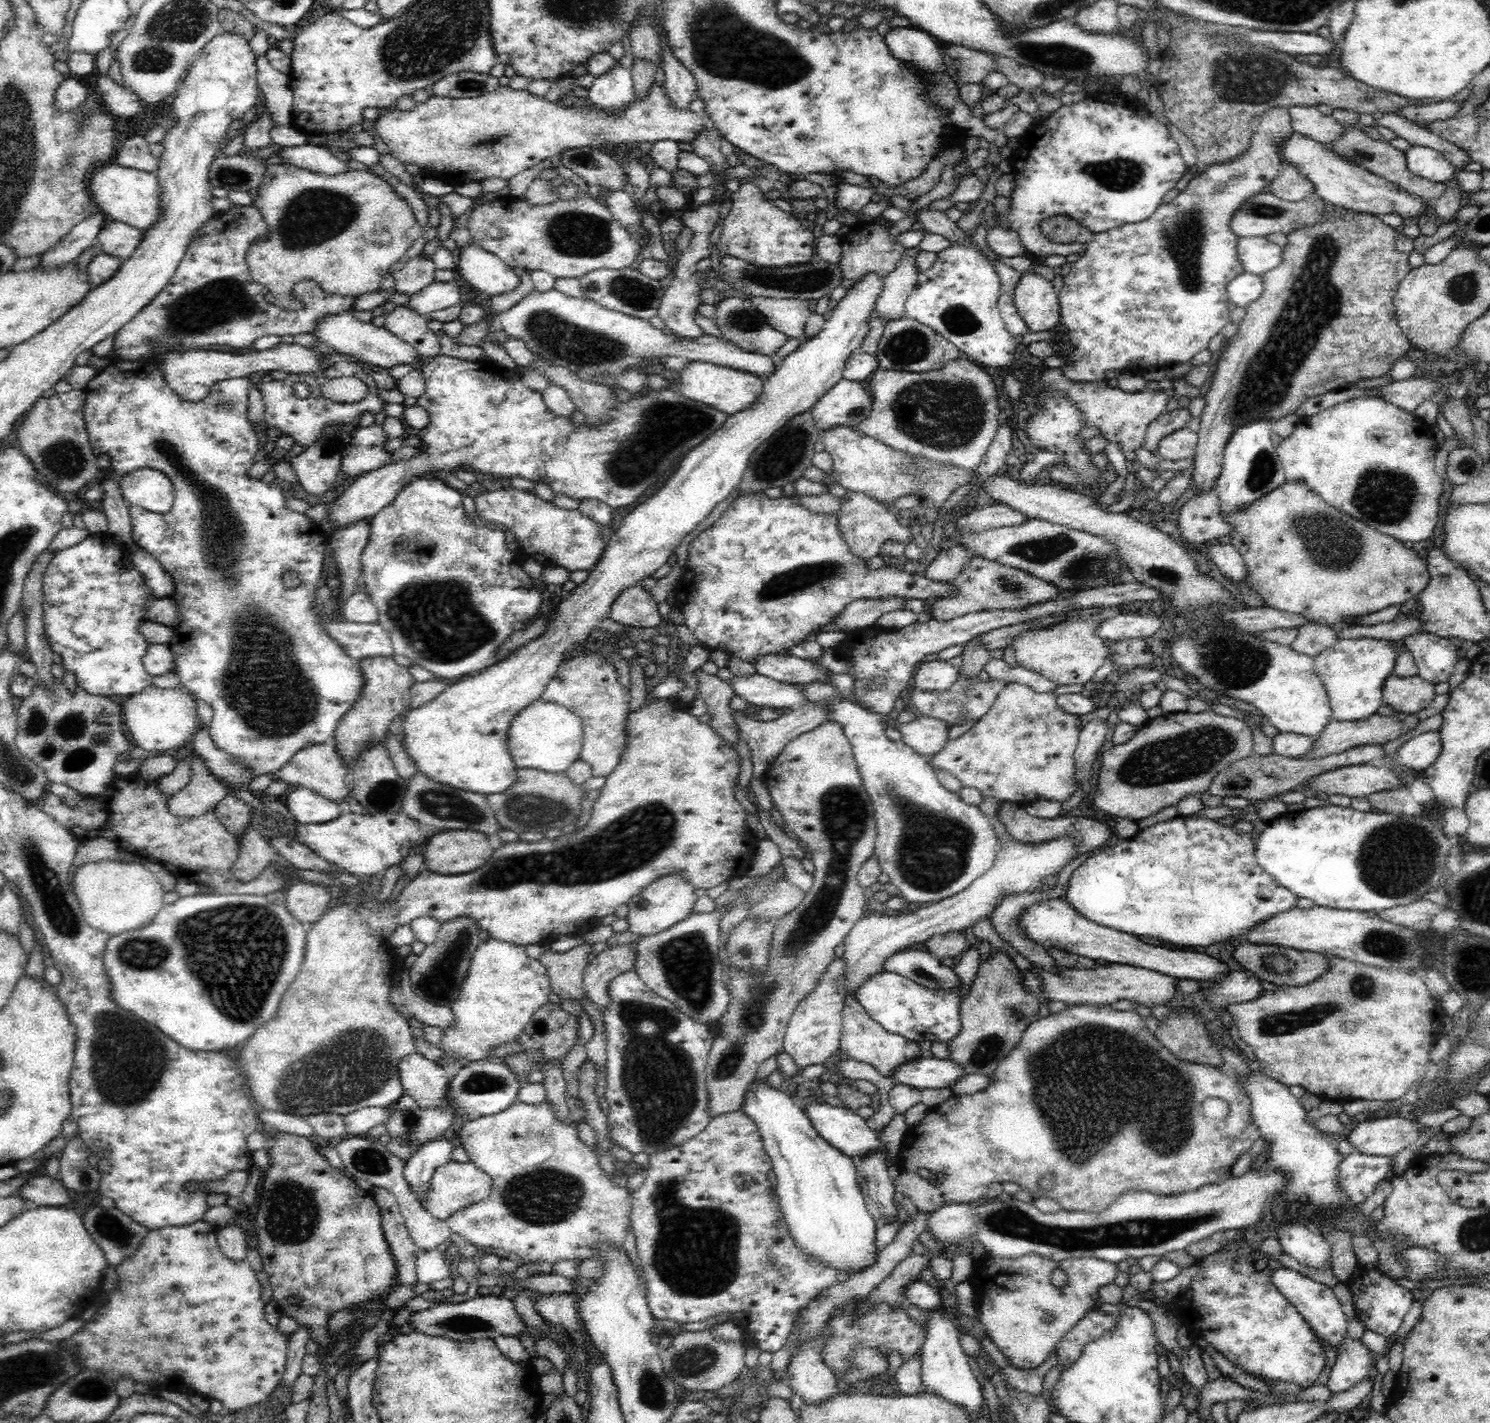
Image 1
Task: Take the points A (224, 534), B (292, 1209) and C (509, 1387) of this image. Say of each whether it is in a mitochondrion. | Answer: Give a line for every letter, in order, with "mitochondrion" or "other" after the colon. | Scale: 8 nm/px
A: mitochondrion
B: mitochondrion
C: other

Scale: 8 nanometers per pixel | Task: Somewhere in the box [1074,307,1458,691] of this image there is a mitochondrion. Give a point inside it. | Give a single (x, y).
(1331, 542)

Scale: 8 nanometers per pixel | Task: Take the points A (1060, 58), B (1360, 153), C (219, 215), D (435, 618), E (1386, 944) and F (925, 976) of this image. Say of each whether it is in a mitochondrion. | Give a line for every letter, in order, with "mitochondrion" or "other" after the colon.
A: mitochondrion
B: mitochondrion
C: other
D: mitochondrion
E: mitochondrion
F: mitochondrion

